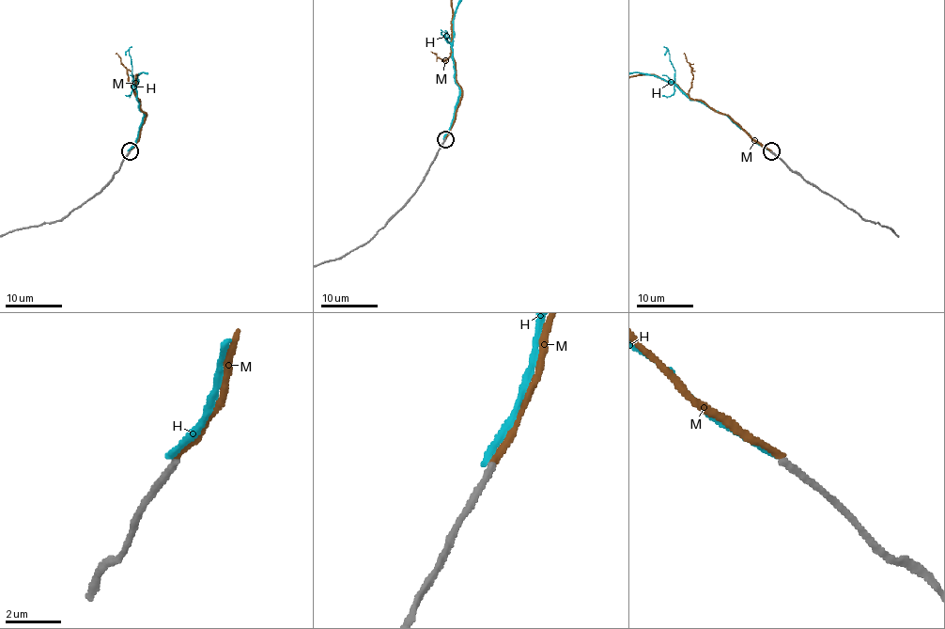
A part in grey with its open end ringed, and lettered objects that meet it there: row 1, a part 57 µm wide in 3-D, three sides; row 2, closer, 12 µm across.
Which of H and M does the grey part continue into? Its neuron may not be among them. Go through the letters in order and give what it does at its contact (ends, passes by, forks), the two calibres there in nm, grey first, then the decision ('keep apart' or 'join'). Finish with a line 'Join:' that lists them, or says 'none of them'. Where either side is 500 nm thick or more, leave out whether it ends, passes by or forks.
H: it ends | 280/240 nm | keep apart
M: it ends | 280/240 nm | join
Join: M

